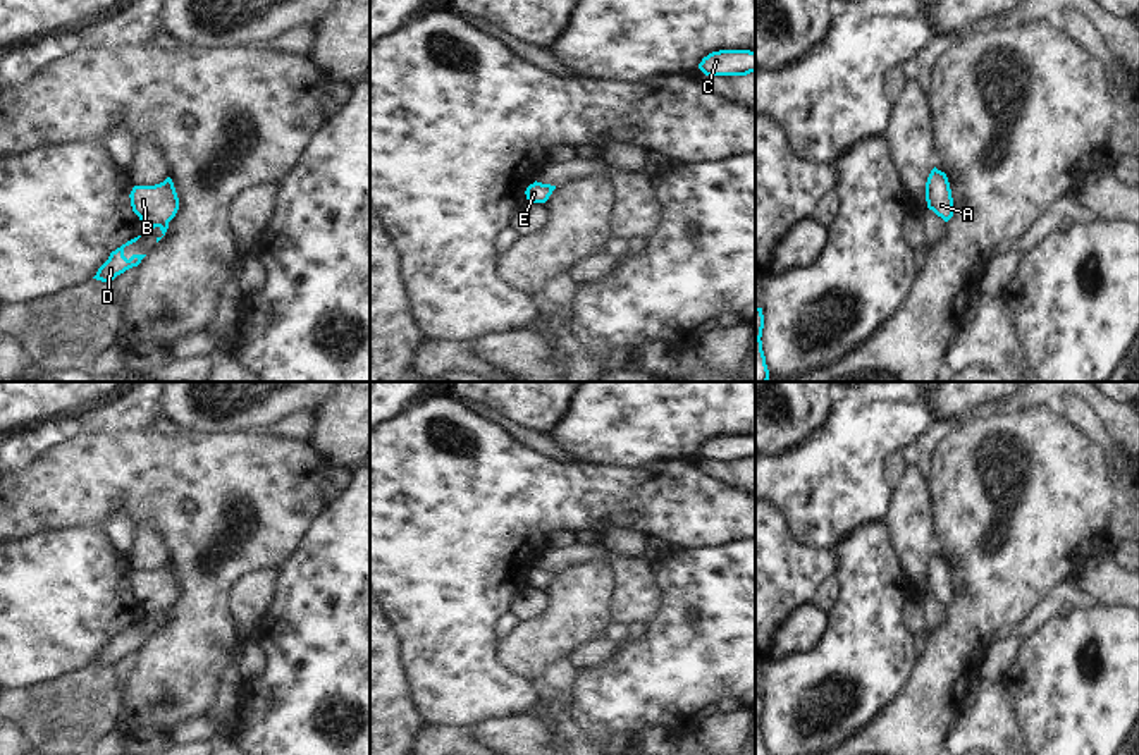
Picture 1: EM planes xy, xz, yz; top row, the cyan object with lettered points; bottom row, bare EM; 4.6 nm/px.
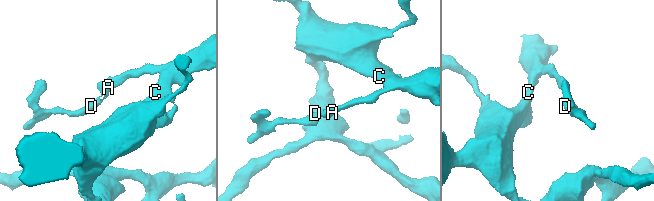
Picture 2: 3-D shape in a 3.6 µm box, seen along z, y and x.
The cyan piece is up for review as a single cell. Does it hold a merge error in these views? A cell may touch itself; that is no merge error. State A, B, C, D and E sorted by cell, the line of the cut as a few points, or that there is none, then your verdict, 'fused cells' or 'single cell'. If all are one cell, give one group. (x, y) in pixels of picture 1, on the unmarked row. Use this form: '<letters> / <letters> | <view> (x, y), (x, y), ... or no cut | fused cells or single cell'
A B C E / D | xy (167, 607), (160, 613) | fused cells

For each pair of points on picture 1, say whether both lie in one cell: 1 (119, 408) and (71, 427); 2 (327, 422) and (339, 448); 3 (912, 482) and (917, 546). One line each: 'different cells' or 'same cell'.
1: same cell
2: same cell
3: same cell

